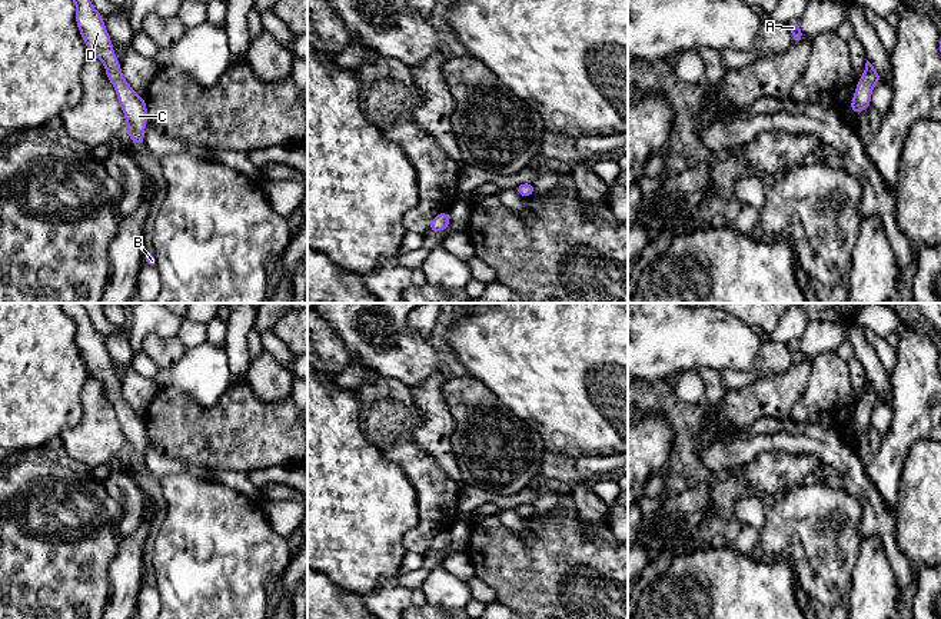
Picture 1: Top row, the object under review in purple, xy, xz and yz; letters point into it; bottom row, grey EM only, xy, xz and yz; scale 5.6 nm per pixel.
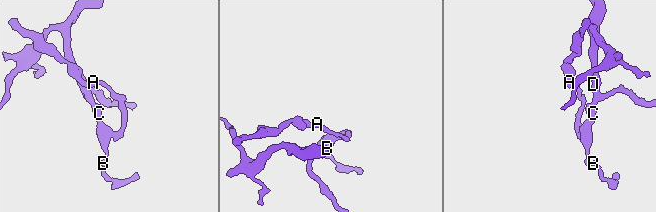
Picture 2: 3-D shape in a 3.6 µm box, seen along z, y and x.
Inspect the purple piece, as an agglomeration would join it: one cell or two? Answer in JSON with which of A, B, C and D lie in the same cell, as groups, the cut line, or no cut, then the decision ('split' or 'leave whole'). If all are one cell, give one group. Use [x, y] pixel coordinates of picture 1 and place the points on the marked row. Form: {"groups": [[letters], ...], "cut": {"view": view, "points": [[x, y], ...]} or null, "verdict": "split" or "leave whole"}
{"groups": [["A", "B", "C", "D"]], "cut": null, "verdict": "leave whole"}

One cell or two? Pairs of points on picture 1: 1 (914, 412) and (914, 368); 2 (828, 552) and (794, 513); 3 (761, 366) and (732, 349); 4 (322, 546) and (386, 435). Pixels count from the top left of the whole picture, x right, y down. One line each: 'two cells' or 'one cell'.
1: one cell
2: one cell
3: two cells
4: two cells

